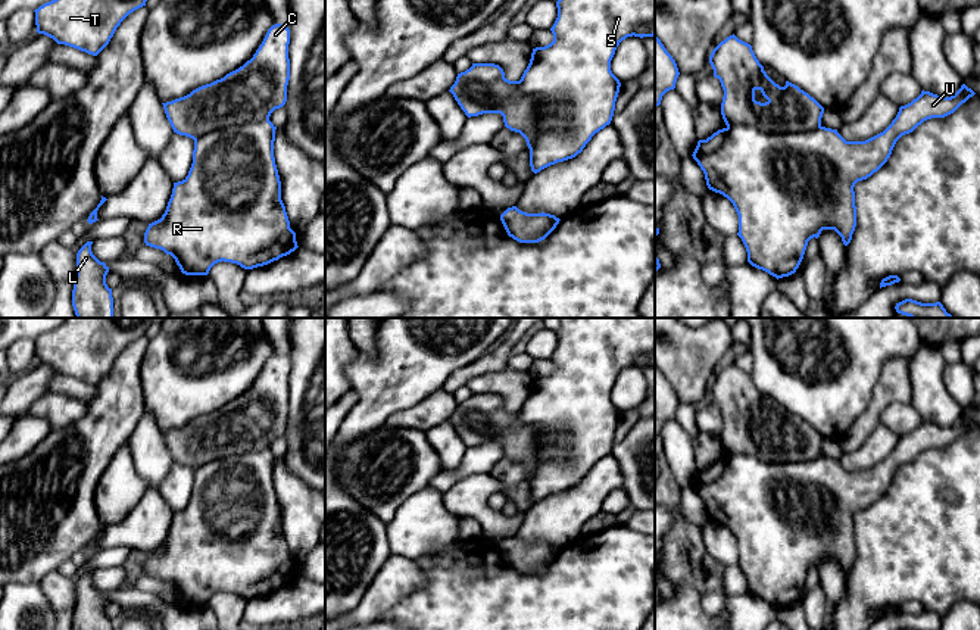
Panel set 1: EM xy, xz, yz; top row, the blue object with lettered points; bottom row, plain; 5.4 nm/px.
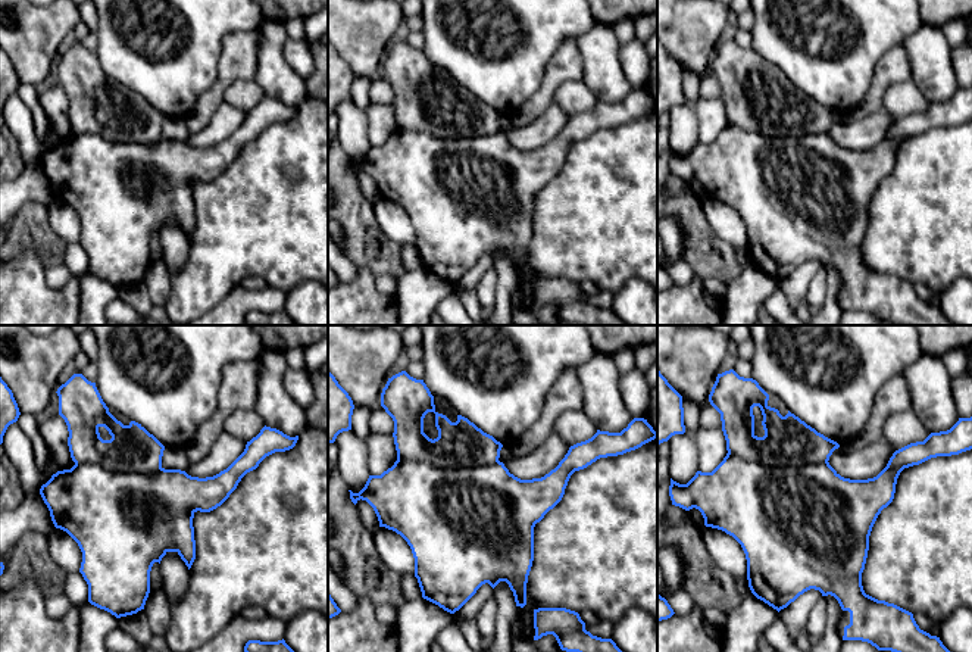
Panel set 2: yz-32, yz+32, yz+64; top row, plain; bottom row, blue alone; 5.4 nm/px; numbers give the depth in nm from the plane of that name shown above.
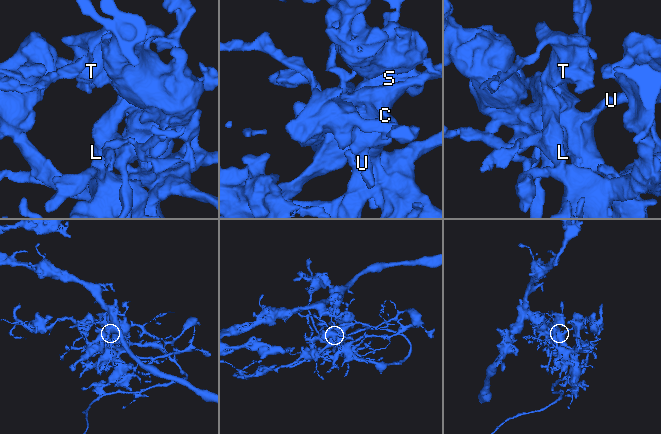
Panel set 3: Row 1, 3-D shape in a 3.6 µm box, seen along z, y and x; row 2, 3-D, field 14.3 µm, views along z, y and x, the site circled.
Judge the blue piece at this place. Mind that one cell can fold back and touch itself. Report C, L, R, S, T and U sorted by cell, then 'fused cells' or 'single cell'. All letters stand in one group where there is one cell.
C L T / R S U | fused cells

